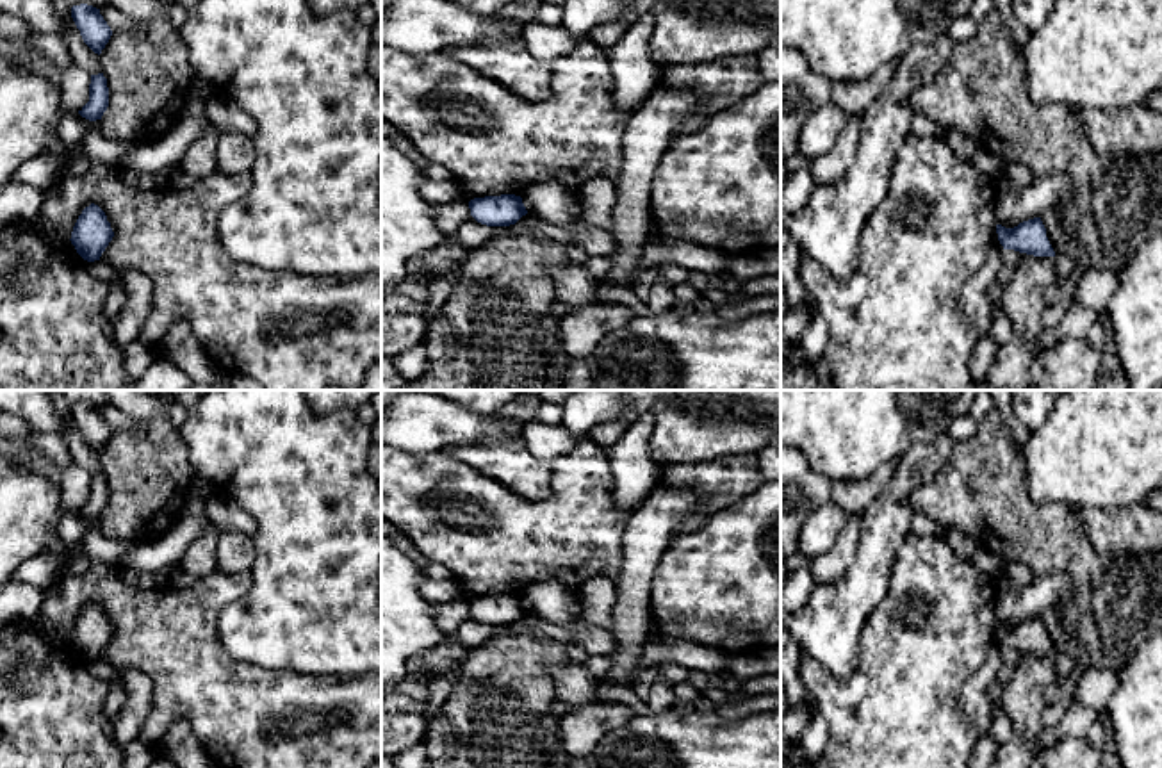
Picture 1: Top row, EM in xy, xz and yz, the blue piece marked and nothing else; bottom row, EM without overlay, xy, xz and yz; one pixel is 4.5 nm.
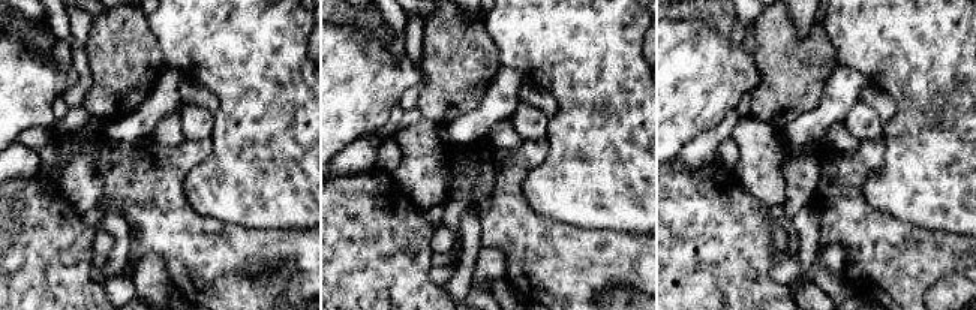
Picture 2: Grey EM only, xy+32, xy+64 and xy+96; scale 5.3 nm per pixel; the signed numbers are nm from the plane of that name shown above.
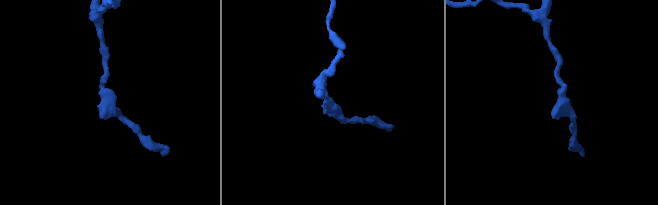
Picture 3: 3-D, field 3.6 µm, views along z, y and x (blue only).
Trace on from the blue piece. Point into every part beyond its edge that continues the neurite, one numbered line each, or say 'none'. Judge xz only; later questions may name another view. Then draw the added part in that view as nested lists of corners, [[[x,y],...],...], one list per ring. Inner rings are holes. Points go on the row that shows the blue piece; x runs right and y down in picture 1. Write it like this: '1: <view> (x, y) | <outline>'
none

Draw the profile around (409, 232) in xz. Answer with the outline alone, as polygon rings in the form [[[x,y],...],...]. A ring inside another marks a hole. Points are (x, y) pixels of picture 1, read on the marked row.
[[[381,137],[381,287],[399,287],[417,260],[447,235],[433,217],[433,203],[421,196],[419,169],[392,141]]]

